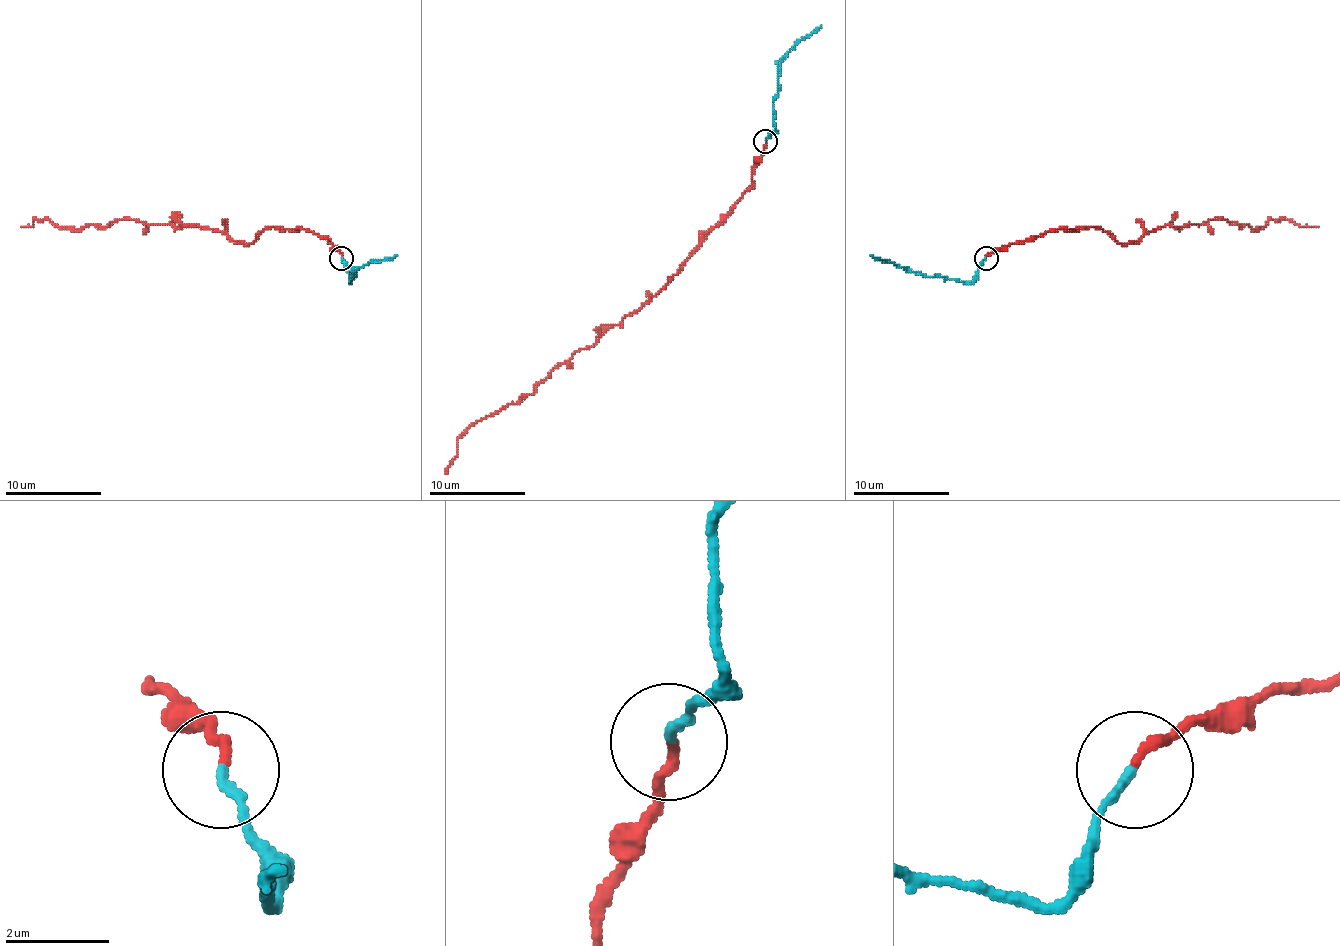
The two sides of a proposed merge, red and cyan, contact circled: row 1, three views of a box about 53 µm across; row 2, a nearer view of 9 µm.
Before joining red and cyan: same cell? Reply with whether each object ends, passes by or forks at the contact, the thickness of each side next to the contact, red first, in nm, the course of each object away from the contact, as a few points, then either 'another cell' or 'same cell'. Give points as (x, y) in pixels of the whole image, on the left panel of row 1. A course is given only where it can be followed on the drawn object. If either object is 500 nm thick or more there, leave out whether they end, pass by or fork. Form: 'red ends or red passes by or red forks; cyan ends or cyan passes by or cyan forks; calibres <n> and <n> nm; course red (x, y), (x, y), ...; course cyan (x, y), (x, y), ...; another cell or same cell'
red ends; cyan ends; calibres 190 and 180 nm; course red (342, 257), (313, 231), (277, 226), (251, 243), (196, 224), (133, 219), (62, 229), (33, 219), (21, 226); course cyan (342, 257), (351, 281), (349, 279), (371, 262), (397, 255); another cell

